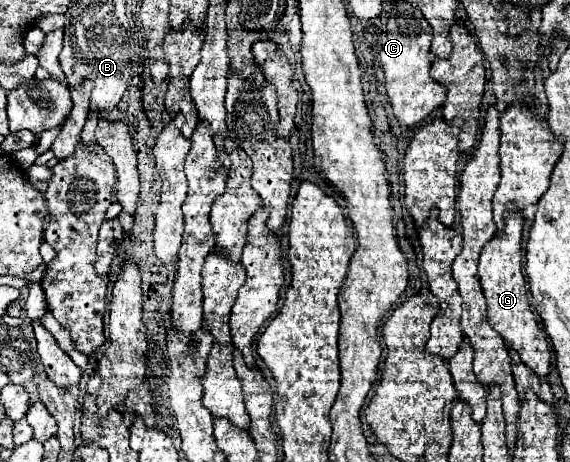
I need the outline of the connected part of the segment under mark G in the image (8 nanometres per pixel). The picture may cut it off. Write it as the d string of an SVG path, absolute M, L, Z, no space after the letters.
M509 213L505 217L505 231L495 235L481 253L479 259L479 279L481 289L487 299L487 319L491 327L505 339L507 347L517 351L521 361L535 371L541 379L549 375L551 369L551 349L545 337L545 331L539 325L539 315L529 303L529 289L521 269L521 229L523 229L523 215Z

